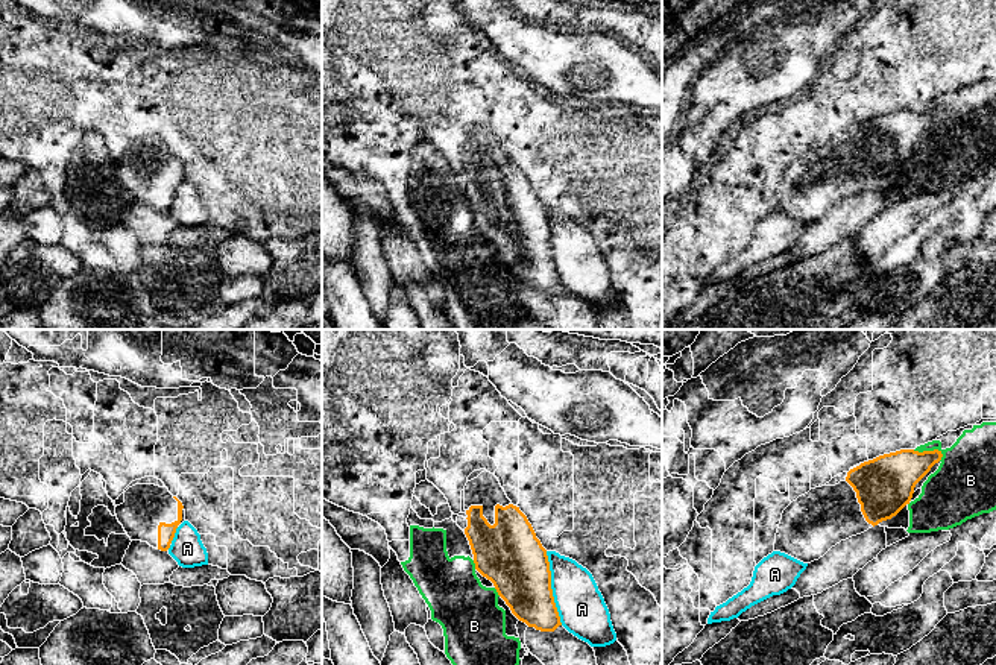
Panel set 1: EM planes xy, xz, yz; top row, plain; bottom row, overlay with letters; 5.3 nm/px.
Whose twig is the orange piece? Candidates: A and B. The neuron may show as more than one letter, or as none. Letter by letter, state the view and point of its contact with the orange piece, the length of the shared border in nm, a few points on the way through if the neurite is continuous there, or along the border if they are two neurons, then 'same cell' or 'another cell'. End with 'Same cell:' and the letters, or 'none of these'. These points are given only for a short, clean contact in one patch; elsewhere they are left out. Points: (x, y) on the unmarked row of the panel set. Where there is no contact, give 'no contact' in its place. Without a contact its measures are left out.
A: meets orange in xz at (550, 248); contact 400 nm long; another cell
B: meets orange in yz at (928, 111); contact 170 nm long; another cell
Same cell: none of these

